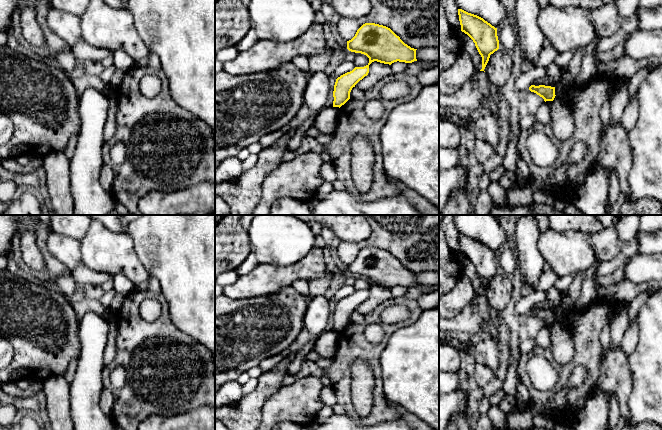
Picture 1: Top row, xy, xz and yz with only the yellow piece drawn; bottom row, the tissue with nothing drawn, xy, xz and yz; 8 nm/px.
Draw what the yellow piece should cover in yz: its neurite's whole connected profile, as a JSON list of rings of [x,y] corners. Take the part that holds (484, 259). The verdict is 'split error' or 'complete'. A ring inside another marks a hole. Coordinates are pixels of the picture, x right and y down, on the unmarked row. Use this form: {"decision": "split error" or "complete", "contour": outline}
{"decision": "complete", "contour": [[[458,233],[461,255],[467,258],[475,267],[482,281],[482,293],[484,295],[490,279],[499,273],[497,252],[483,242]]]}

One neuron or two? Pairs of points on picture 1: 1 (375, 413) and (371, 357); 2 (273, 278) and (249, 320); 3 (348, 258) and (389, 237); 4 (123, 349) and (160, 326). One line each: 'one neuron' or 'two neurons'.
1: one neuron
2: two neurons
3: one neuron
4: one neuron

